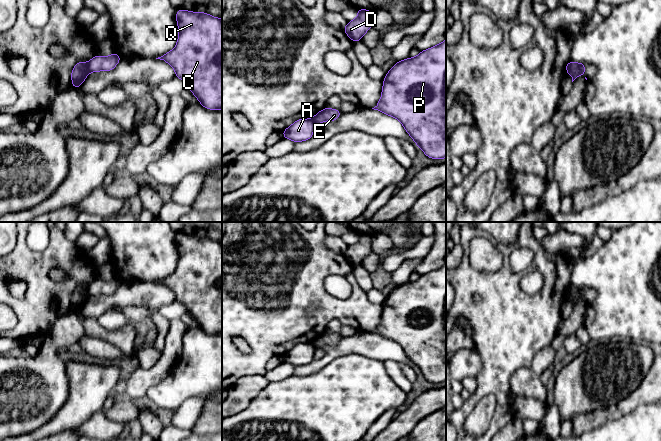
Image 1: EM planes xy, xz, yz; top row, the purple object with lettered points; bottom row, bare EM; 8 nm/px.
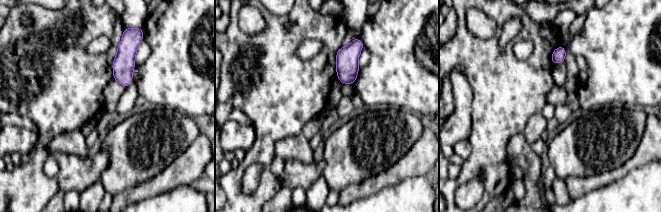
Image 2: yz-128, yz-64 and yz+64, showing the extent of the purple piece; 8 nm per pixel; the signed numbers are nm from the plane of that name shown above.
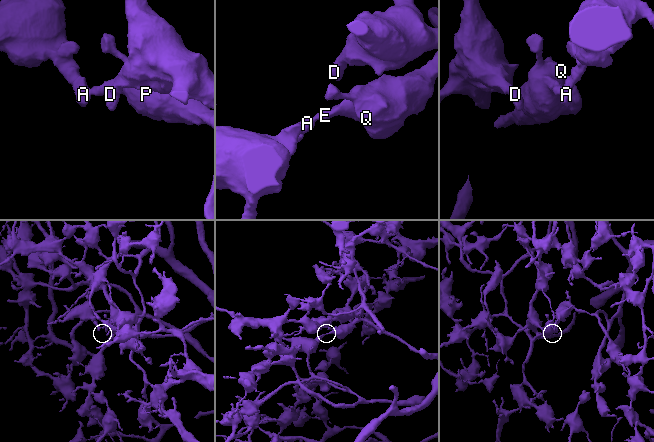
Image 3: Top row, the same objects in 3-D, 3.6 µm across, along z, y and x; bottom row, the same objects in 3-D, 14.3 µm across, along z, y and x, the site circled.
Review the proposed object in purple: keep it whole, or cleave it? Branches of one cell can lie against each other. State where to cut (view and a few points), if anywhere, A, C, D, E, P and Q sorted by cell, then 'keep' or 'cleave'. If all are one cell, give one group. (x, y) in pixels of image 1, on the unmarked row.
cut xy (87, 287), (87, 292), (90, 295); groups A D / C E P Q; cleave

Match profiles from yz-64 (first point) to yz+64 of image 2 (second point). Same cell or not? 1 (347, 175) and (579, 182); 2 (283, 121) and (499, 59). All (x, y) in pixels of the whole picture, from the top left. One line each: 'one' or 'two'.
1: two
2: one

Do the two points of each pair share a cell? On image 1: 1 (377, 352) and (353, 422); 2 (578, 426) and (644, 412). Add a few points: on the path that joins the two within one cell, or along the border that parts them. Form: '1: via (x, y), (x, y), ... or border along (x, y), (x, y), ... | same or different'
1: border along (352, 353), (367, 355), (380, 359), (383, 362) | different
2: border along (641, 404), (625, 415), (599, 426) | different

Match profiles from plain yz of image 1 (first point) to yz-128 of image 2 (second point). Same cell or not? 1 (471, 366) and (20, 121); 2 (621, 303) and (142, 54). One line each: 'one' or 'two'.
1: two
2: two

